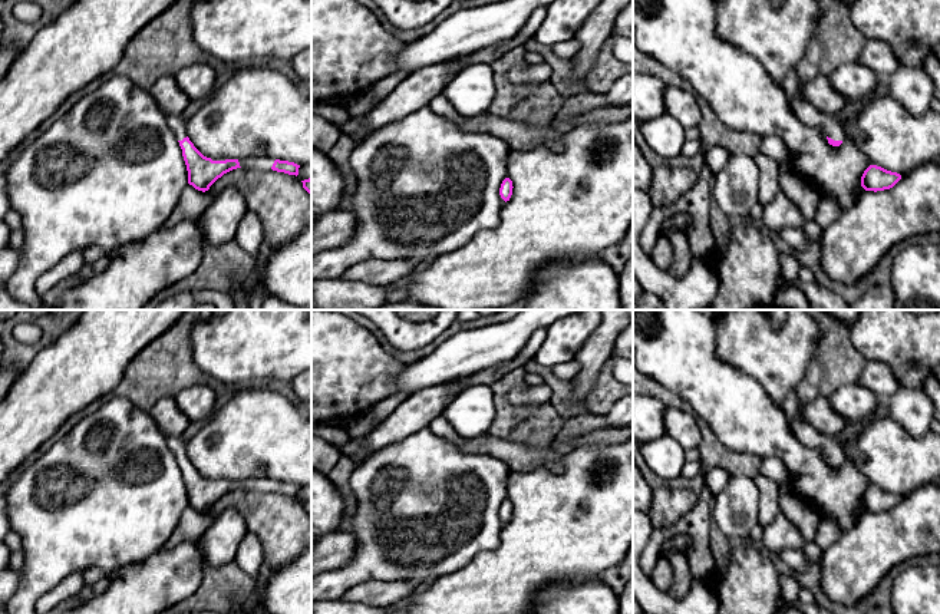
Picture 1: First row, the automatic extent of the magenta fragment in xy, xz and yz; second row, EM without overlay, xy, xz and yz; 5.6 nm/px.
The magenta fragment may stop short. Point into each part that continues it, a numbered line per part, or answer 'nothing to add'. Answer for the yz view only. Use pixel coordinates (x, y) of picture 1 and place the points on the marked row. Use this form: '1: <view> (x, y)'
1: yz (831, 126)

